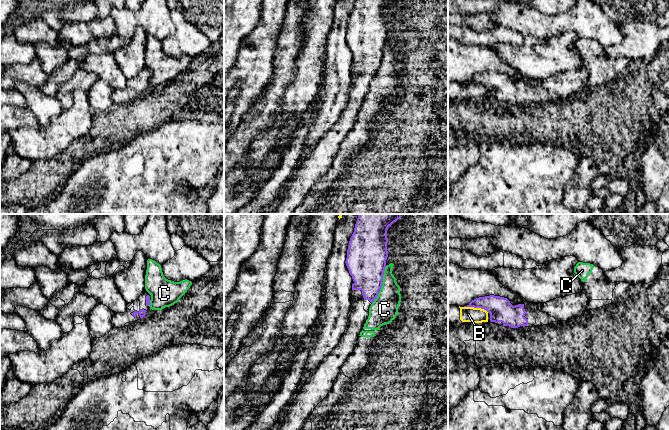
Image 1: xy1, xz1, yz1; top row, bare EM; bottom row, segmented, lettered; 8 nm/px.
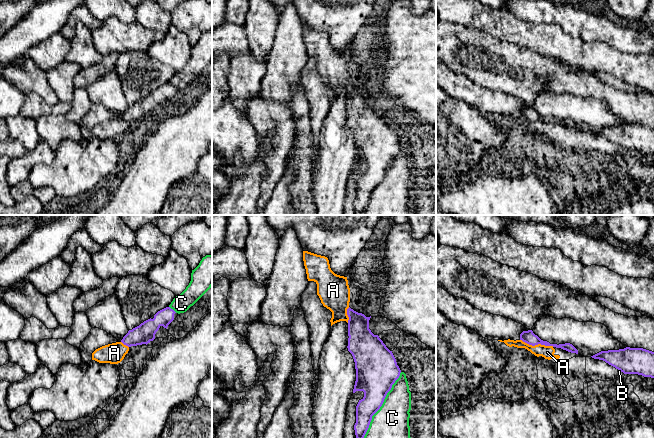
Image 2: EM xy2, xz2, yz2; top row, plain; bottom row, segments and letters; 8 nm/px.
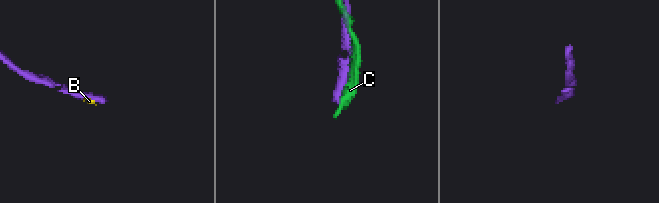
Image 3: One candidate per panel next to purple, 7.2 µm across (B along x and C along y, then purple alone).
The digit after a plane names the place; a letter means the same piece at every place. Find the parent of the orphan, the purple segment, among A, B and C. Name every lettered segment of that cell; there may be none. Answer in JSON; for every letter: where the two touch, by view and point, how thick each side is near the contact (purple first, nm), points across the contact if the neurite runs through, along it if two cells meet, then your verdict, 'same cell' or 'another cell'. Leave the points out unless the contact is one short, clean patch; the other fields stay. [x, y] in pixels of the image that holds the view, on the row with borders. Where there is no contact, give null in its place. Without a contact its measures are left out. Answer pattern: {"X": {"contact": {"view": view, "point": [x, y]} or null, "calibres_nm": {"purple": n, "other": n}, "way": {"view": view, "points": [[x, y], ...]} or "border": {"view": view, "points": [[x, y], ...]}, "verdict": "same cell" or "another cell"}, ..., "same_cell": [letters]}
{"A": {"contact": {"view": "yz2", "point": [537, 344]}, "calibres_nm": {"purple": 100, "other": 100}, "border": {"view": "yz2", "points": [[520, 339], [532, 345], [544, 344], [553, 346]]}, "verdict": "another cell"}, "B": {"contact": {"view": "yz1", "point": [476, 307]}, "calibres_nm": {"purple": 190, "other": 130}, "border": {"view": "yz1", "points": [[464, 306], [480, 307], [488, 312]]}, "verdict": "another cell"}, "C": {"contact": {"view": "xz2", "point": [381, 405]}, "calibres_nm": {"purple": 320, "other": 340}, "verdict": "another cell"}, "same_cell": []}

